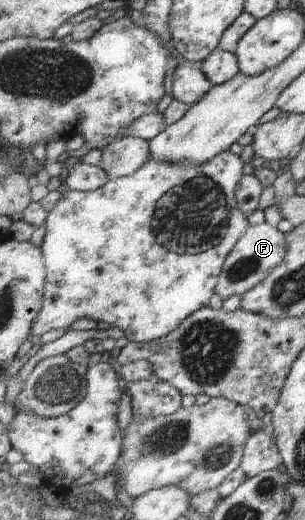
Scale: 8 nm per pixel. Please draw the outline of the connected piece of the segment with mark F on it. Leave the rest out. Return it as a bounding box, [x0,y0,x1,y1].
[216,222,287,302]

